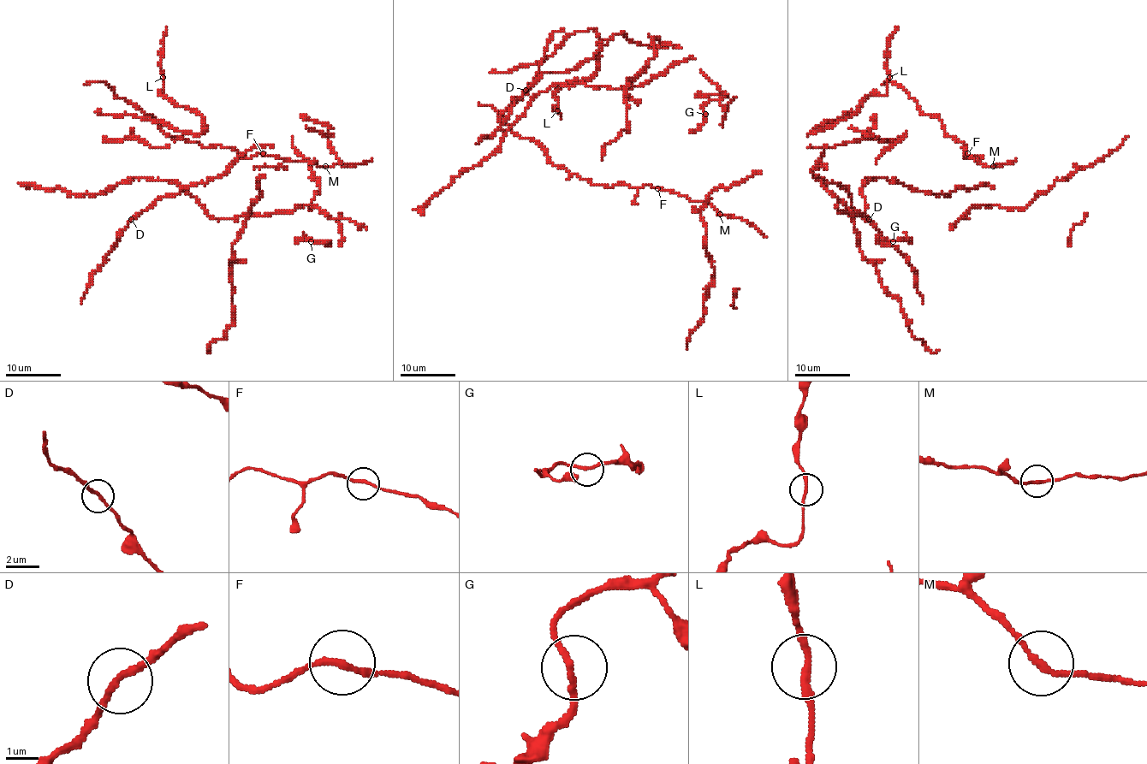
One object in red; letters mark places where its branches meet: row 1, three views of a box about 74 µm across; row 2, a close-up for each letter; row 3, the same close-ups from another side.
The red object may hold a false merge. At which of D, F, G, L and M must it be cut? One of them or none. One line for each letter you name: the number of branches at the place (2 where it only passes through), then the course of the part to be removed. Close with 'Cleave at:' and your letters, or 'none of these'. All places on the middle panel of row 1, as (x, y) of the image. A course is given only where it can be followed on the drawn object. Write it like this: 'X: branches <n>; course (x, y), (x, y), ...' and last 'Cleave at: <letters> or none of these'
Cleave at: none of these

